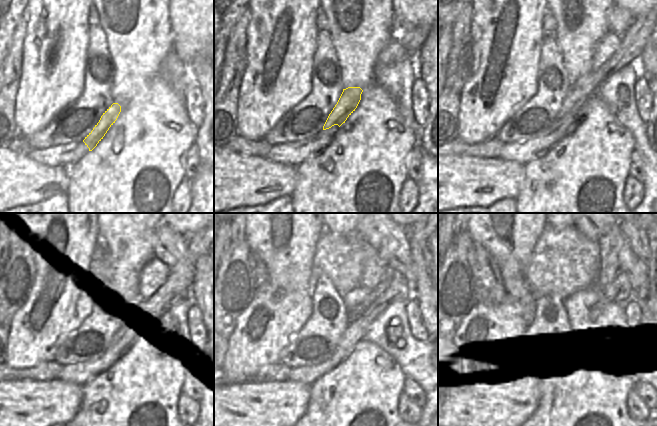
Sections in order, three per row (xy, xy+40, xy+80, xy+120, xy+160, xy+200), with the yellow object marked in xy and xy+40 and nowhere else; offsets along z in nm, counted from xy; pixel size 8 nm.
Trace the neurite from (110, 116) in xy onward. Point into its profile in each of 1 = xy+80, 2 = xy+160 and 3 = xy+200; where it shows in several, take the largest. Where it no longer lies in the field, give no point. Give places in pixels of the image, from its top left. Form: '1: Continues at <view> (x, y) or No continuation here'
1: Continues at xy+80 (579, 92)
2: Continues at xy+160 (387, 282)
3: Continues at xy+200 (618, 291).

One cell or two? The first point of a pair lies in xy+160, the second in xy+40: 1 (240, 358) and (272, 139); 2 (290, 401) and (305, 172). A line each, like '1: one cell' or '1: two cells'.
1: two cells
2: two cells

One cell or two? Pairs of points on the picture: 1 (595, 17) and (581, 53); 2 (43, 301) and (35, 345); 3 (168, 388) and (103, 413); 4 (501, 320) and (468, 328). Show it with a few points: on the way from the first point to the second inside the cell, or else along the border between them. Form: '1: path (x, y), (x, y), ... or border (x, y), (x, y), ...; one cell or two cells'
1: path (586, 26), (581, 31), (581, 44); one cell
2: path (43, 312), (43, 324), (35, 334); one cell
3: path (152, 388), (148, 388), (123, 413), (119, 413); one cell
4: path (493, 328), (476, 328); one cell

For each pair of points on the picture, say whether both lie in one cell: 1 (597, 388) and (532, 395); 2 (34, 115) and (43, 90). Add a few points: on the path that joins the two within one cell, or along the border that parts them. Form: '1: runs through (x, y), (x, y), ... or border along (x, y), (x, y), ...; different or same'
1: border along (541, 383), (539, 403), (530, 415); different
2: runs through (34, 109), (41, 96); same

